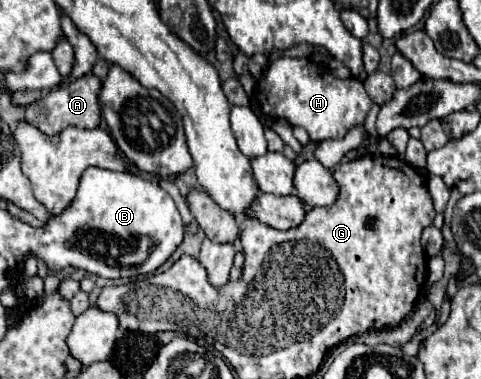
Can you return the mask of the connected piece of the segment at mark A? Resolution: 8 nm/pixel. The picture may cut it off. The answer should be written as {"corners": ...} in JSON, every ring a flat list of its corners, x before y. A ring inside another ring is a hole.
{"corners":[[86,74,70,84,62,84,60,88,48,92,40,100,26,106,26,122,36,126,46,136,54,136,60,130,68,126,76,128,96,128,100,124,100,106,98,106,98,92,100,92,100,80,94,74]]}

